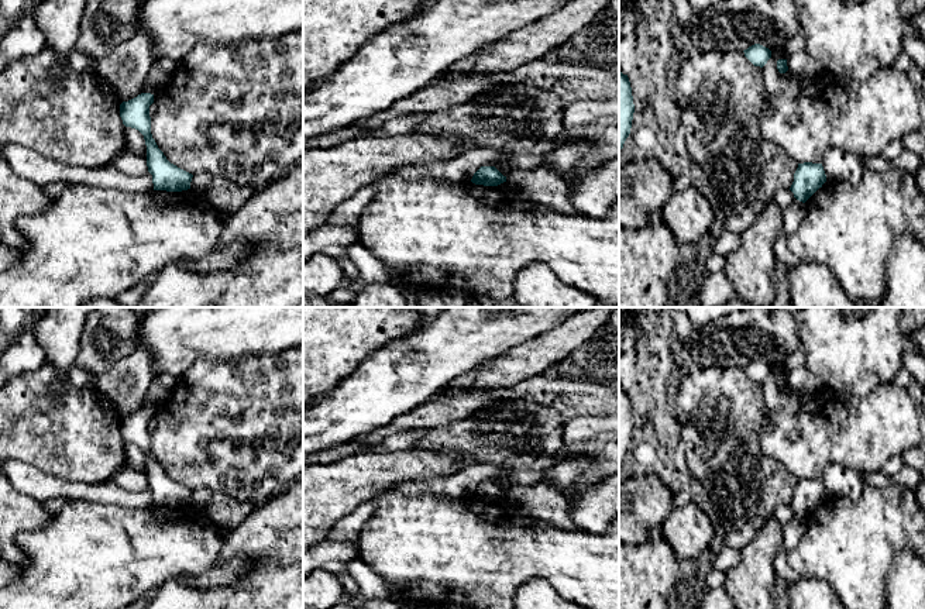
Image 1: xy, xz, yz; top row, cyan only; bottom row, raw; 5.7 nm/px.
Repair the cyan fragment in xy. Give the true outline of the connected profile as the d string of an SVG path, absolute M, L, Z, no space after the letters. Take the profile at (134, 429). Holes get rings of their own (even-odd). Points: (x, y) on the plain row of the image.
M141 409L120 420L120 433L125 443L138 445L147 461L147 482L152 491L154 506L182 508L190 505L193 491L171 479L151 450L149 422L154 410Z

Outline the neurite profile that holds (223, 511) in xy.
M209 489L193 491L190 505L204 513L213 523L228 530L238 527L254 506Z

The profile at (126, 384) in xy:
M138 348L96 378L96 389L116 407L120 417L142 409L148 386L155 378L151 355Z

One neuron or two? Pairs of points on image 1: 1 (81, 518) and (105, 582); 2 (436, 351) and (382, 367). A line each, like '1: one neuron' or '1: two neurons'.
1: one neuron
2: one neuron

